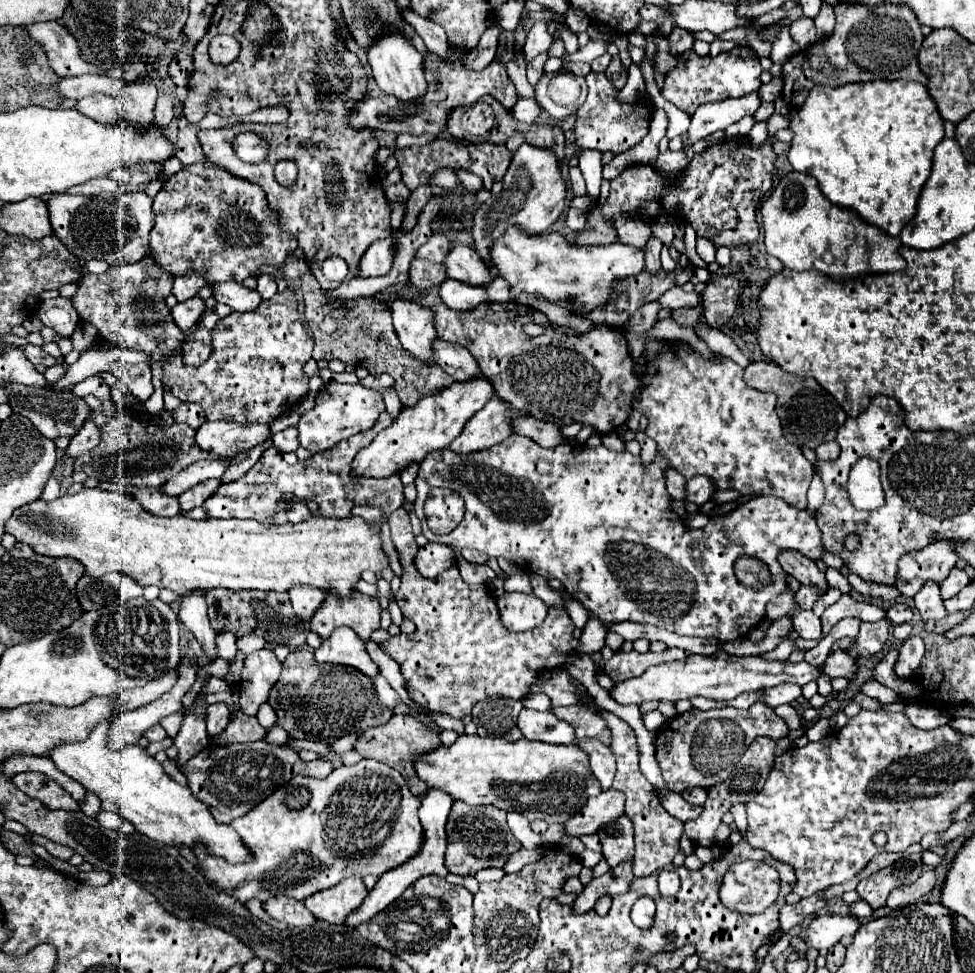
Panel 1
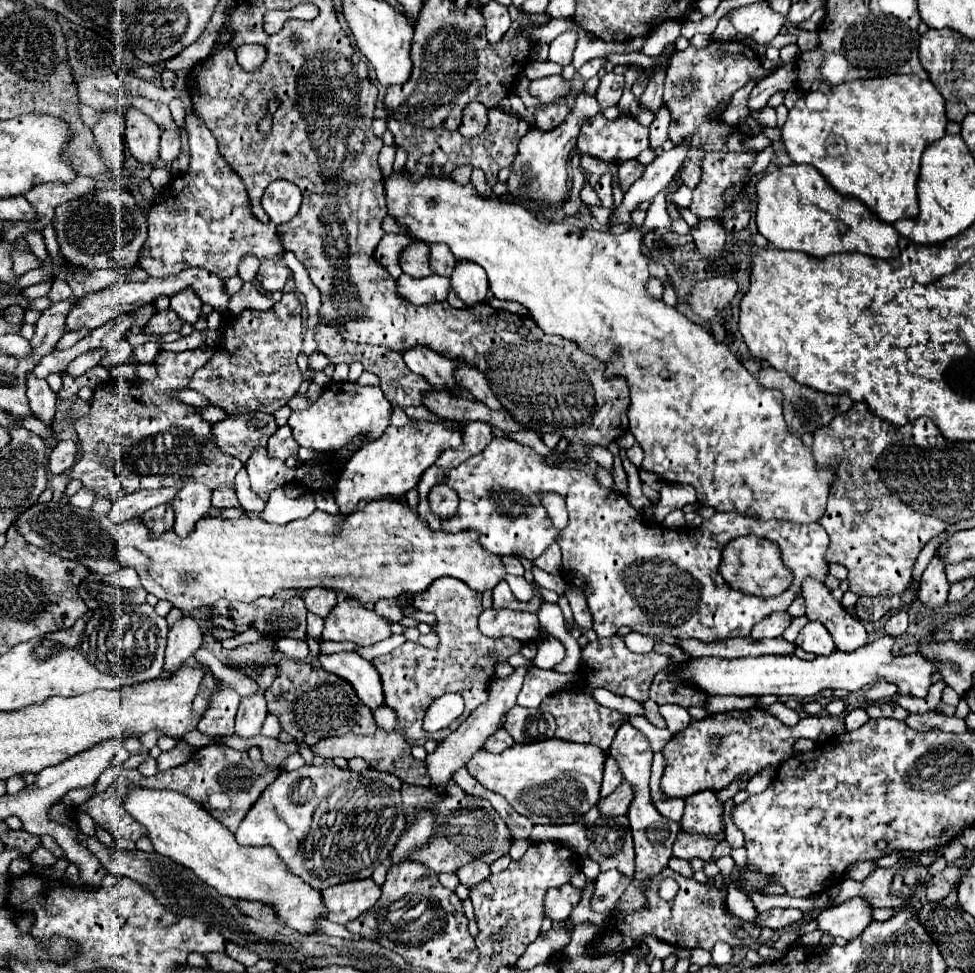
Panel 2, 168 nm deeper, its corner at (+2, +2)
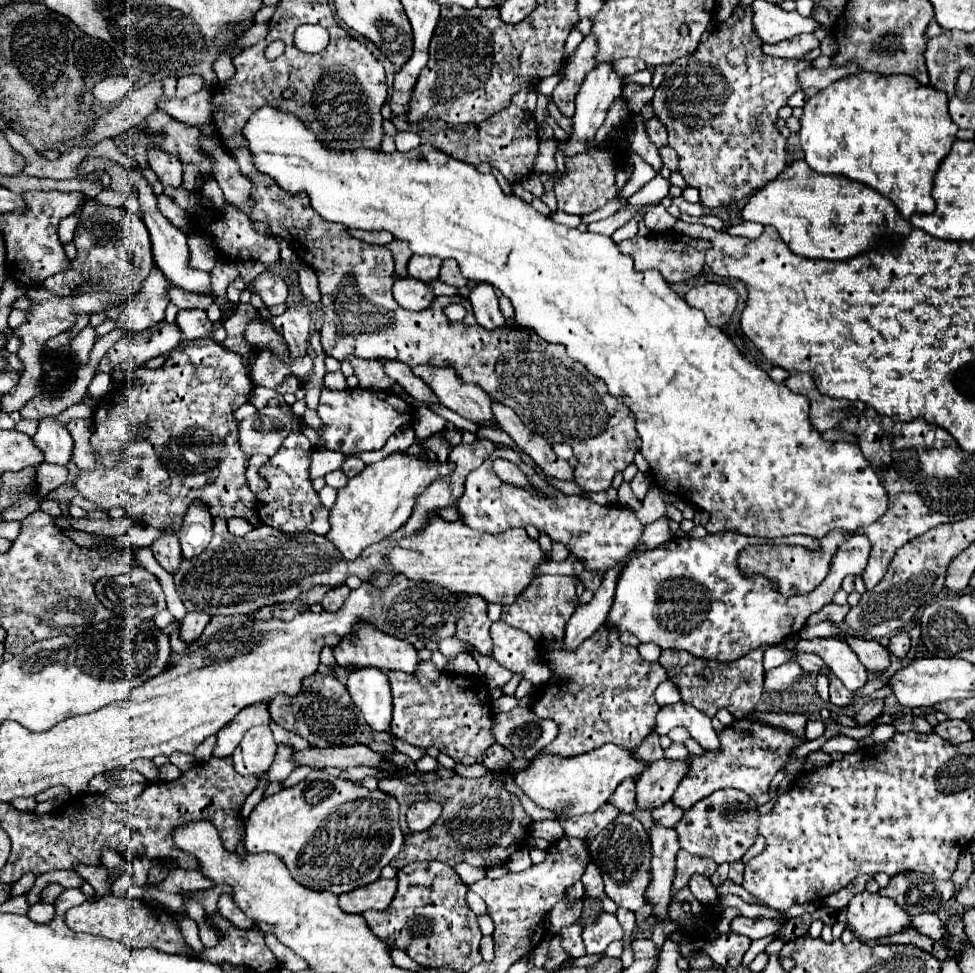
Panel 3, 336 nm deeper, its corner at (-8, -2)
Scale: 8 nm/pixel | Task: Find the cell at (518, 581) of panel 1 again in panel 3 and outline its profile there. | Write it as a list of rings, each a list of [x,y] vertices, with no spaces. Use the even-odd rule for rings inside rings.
[[[540,575],[538,583],[534,583],[534,587],[530,587],[530,591],[526,591],[522,599],[518,599],[518,603],[506,605],[502,609],[502,621],[526,631],[538,645],[540,663],[544,663],[550,669],[548,683],[544,683],[534,693],[534,701],[530,703],[530,709],[538,717],[552,719],[558,725],[556,739],[548,747],[544,747],[542,753],[574,757],[574,755],[582,755],[592,749],[598,749],[604,743],[616,743],[626,749],[636,749],[652,733],[656,725],[656,713],[660,711],[660,705],[654,699],[654,691],[662,681],[666,681],[666,671],[662,671],[660,663],[644,661],[638,653],[638,647],[620,643],[616,635],[616,627],[602,625],[578,649],[566,651],[564,649],[564,627],[578,605],[578,597],[574,591],[576,581],[578,577],[574,575]]]

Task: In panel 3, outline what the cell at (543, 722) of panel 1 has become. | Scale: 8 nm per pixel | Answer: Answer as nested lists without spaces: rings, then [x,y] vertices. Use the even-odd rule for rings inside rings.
[[[514,707],[508,713],[492,717],[492,735],[498,745],[506,747],[516,757],[534,759],[558,735],[558,725],[550,719],[540,719],[530,709]]]

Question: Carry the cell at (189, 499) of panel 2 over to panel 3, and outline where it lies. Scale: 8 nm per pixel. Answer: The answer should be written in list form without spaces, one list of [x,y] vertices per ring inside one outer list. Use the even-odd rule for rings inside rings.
[[[194,503],[190,511],[186,513],[186,519],[180,529],[180,545],[182,545],[182,557],[194,559],[198,557],[212,539],[212,519],[206,507],[202,503]]]

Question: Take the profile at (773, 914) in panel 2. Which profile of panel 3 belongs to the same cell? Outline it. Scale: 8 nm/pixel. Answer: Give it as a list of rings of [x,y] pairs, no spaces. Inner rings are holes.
[[[734,917],[730,923],[730,931],[732,933],[740,933],[740,935],[748,935],[750,939],[762,939],[767,935],[772,935],[782,927],[782,923],[786,923],[785,919],[746,919],[746,917]]]

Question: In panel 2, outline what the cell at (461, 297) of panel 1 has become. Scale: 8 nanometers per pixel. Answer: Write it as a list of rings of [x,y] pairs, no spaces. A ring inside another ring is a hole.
[[[404,273],[398,277],[398,293],[416,305],[446,301],[448,291],[450,291],[448,277],[430,275],[424,279],[412,279],[410,275]]]

